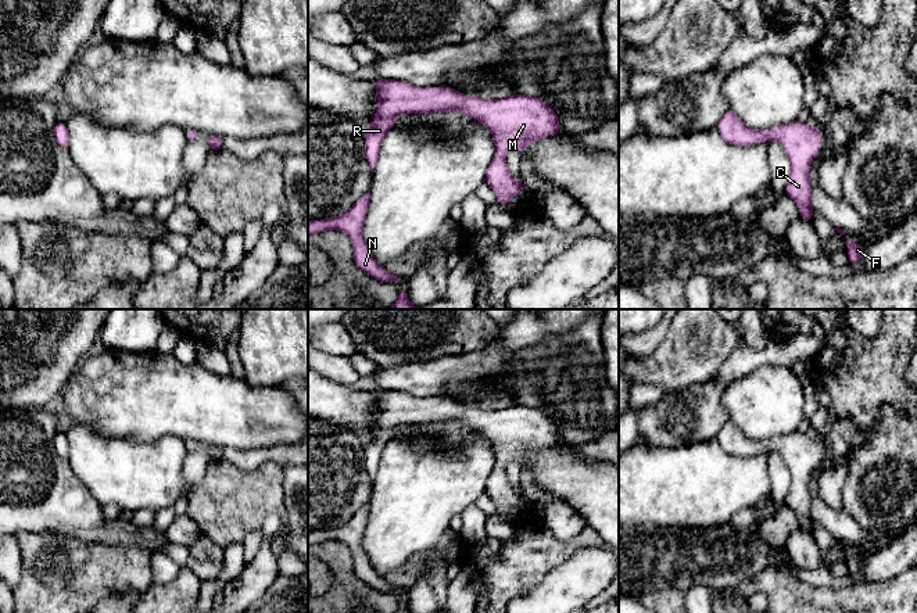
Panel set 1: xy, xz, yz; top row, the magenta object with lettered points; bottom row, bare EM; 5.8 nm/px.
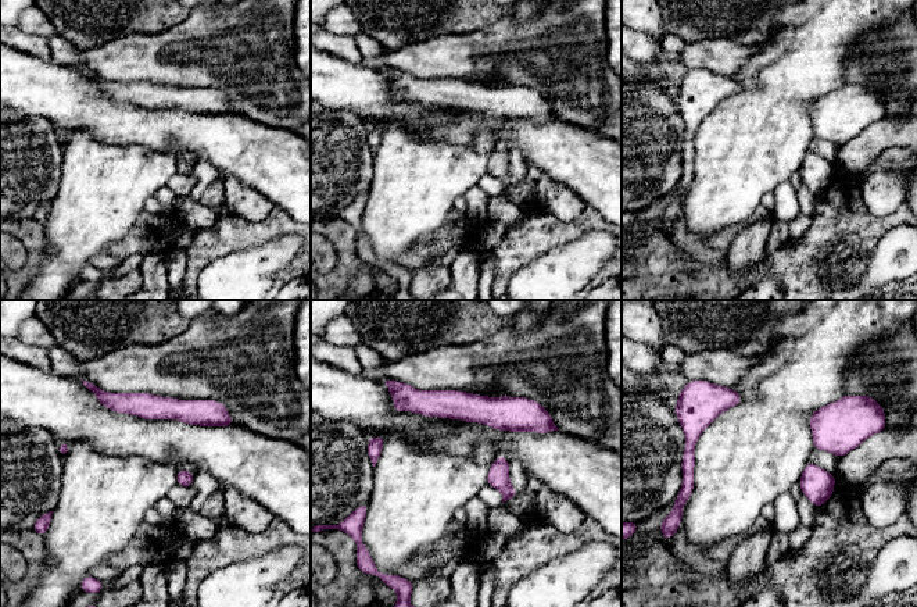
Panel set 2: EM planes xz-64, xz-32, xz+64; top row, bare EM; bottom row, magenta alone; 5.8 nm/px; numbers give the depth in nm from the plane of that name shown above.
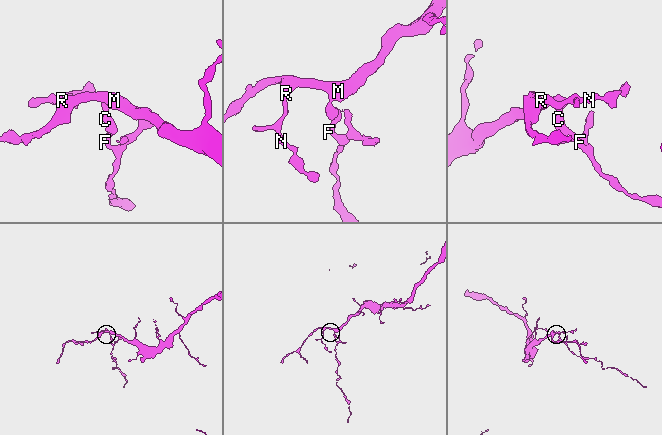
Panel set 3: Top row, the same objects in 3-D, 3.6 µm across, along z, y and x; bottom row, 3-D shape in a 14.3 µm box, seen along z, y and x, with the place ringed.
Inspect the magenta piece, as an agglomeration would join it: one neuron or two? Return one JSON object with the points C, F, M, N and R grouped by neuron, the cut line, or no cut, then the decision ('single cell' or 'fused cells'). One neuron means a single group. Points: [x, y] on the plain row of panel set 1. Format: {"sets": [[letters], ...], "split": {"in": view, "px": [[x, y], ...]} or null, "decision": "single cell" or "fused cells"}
{"sets": [["C", "F", "M", "N", "R"]], "split": null, "decision": "single cell"}

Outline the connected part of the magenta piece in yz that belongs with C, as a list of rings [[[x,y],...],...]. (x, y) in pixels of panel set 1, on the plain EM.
[[[727,422],[716,440],[723,451],[732,456],[753,456],[764,452],[778,451],[791,473],[791,487],[785,497],[785,505],[795,510],[799,517],[799,530],[813,530],[812,497],[809,491],[810,474],[820,462],[824,444],[823,440],[810,440],[806,433],[794,431],[770,440],[749,440],[735,423]]]

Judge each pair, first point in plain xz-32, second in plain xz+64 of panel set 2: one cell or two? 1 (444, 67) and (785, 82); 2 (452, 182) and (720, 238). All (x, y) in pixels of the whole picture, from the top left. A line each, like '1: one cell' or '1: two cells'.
1: two cells
2: two cells

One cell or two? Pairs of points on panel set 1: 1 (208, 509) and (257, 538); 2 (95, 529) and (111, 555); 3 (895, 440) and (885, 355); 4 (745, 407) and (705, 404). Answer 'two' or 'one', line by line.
1: two
2: two
3: two
4: two

